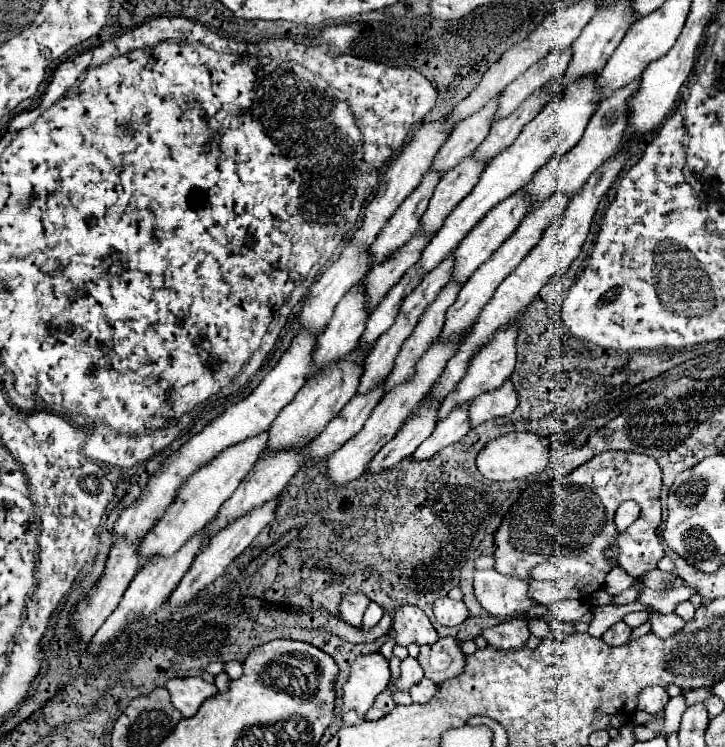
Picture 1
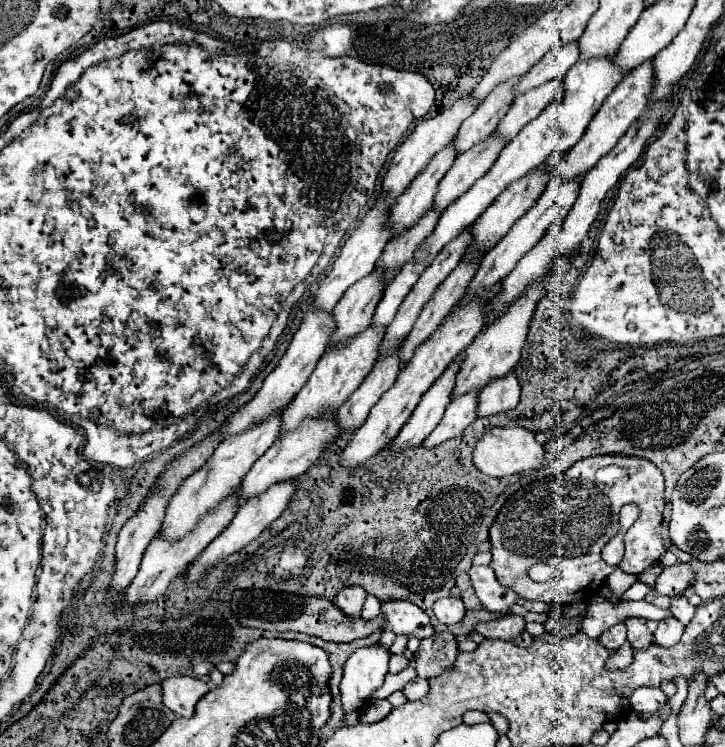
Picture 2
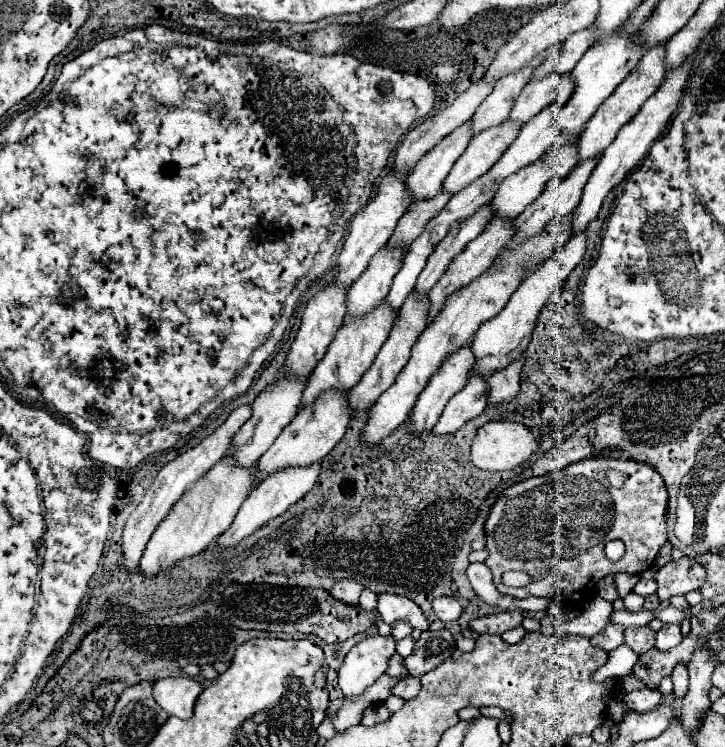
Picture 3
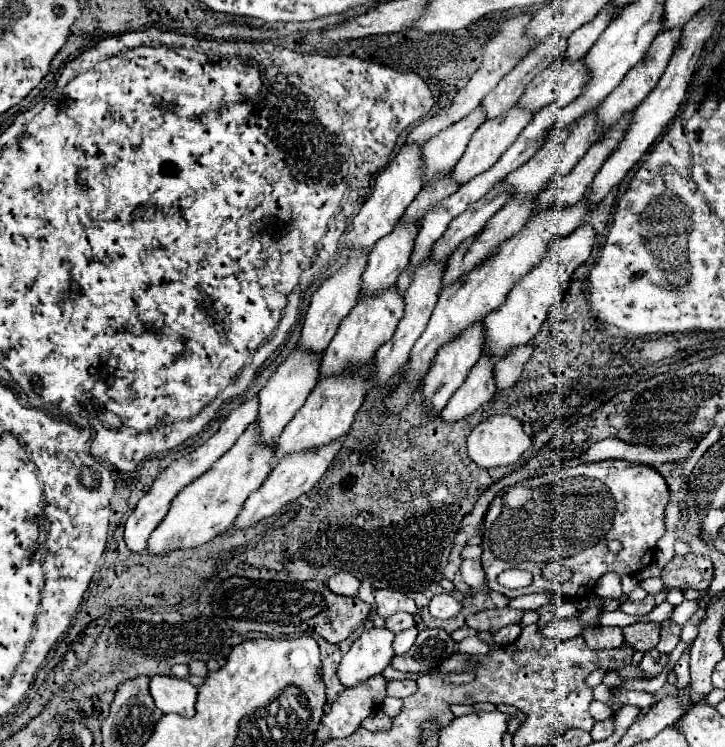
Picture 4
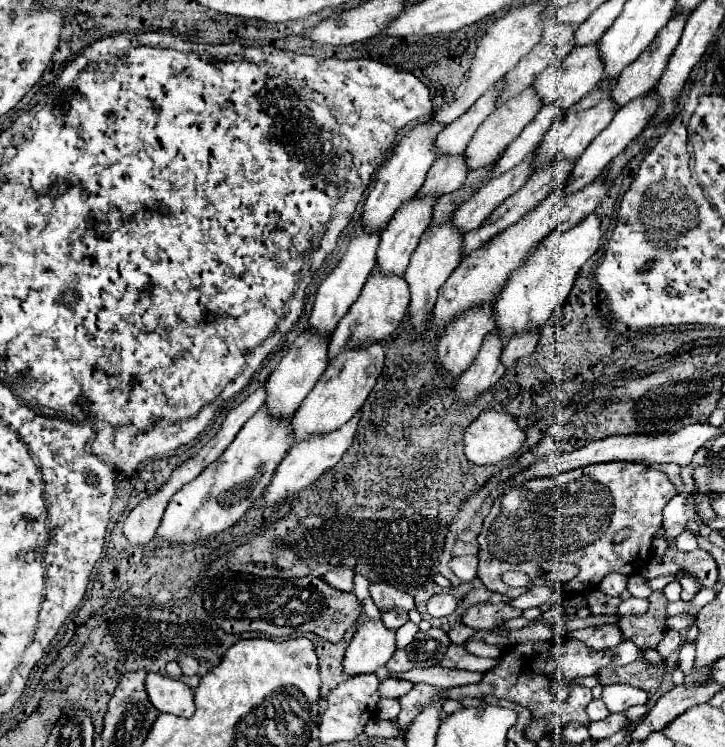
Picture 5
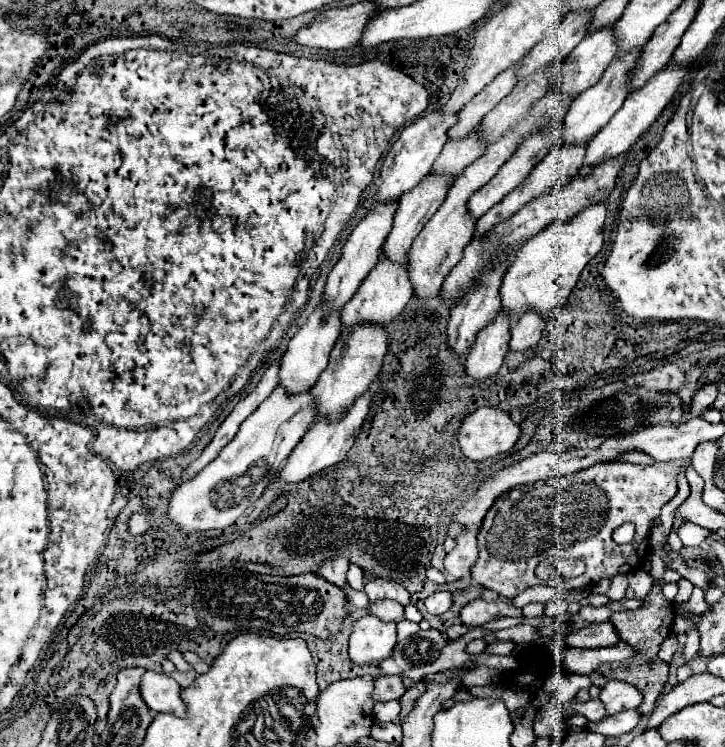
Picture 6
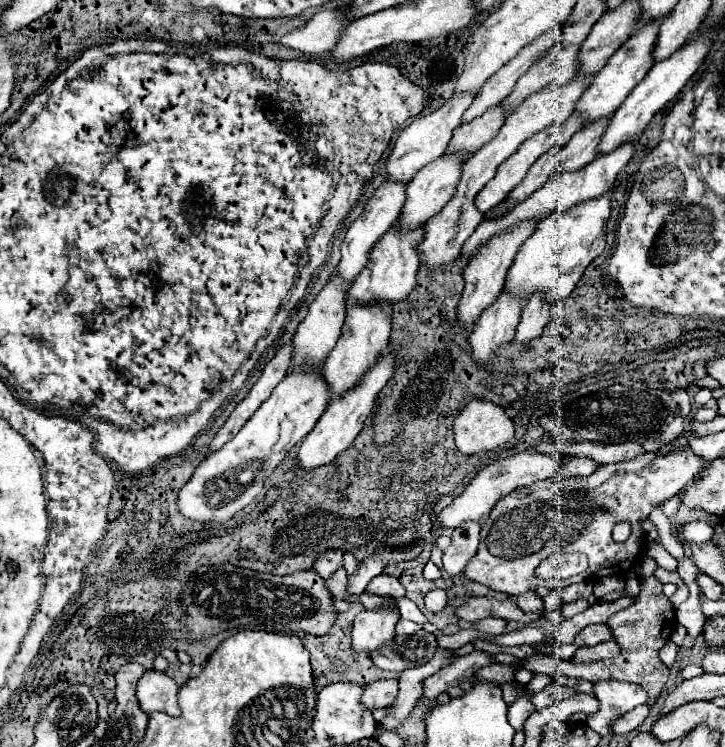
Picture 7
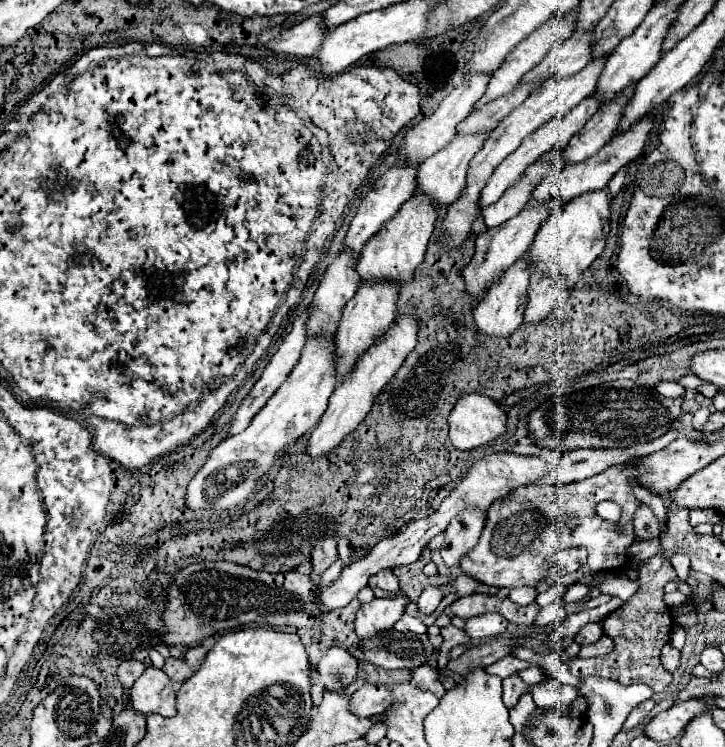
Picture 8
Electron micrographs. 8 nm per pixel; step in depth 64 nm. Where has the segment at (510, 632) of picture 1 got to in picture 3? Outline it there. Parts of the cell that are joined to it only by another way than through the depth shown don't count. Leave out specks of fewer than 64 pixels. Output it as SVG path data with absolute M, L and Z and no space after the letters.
M512 610L512 612L500 612L500 614L476 618L476 620L470 622L470 628L478 634L504 634L506 630L520 626L522 620L524 620L522 612Z

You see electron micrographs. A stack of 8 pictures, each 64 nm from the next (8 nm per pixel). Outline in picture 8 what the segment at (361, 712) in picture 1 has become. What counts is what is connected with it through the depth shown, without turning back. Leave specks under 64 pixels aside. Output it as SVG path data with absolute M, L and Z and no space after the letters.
M404 594L398 598L376 598L370 604L362 604L354 620L358 640L362 642L374 634L392 630L394 624L402 618L406 604L408 598Z

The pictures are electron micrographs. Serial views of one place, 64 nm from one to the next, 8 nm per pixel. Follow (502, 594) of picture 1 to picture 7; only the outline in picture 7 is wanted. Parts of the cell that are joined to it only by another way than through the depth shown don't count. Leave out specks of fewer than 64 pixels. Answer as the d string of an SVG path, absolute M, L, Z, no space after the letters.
M466 522L460 524L452 532L452 544L444 552L444 570L450 576L460 576L466 568L466 564L476 556L480 542L480 524L478 522Z

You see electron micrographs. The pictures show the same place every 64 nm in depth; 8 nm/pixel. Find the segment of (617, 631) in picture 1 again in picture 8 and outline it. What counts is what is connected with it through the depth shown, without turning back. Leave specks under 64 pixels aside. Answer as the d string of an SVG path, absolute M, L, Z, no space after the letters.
M586 624L586 626L582 626L580 632L576 634L574 642L580 644L580 646L584 646L584 644L594 644L594 642L598 642L602 636L604 636L604 630L602 630L600 624Z

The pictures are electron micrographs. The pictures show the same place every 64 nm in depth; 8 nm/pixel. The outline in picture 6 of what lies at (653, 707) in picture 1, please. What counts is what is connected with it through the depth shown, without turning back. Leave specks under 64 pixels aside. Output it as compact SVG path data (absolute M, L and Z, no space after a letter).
M610 680L604 688L600 688L600 700L606 706L606 714L618 714L628 708L638 708L642 704L642 692L632 684Z

